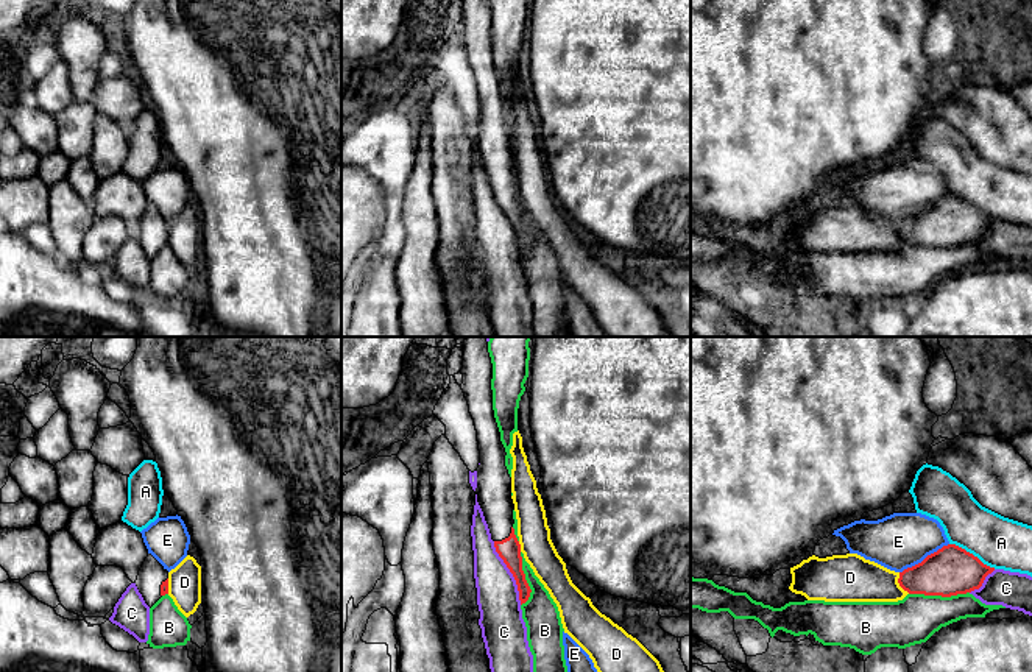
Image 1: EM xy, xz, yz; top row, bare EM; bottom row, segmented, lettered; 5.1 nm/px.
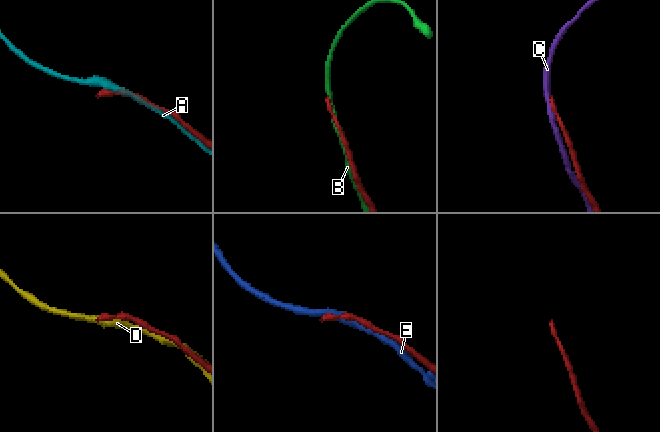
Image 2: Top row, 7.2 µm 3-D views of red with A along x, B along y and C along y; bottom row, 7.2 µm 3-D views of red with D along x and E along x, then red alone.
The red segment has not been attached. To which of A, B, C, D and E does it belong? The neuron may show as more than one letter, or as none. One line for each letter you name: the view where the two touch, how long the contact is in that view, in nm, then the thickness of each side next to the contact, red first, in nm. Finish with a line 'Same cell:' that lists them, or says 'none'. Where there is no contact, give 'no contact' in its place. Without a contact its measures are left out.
Same cell: none

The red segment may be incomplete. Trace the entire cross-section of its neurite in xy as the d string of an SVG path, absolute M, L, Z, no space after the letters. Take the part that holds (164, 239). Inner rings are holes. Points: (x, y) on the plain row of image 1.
M148 204L139 221L136 237L151 259L162 246L168 245L168 221Z

